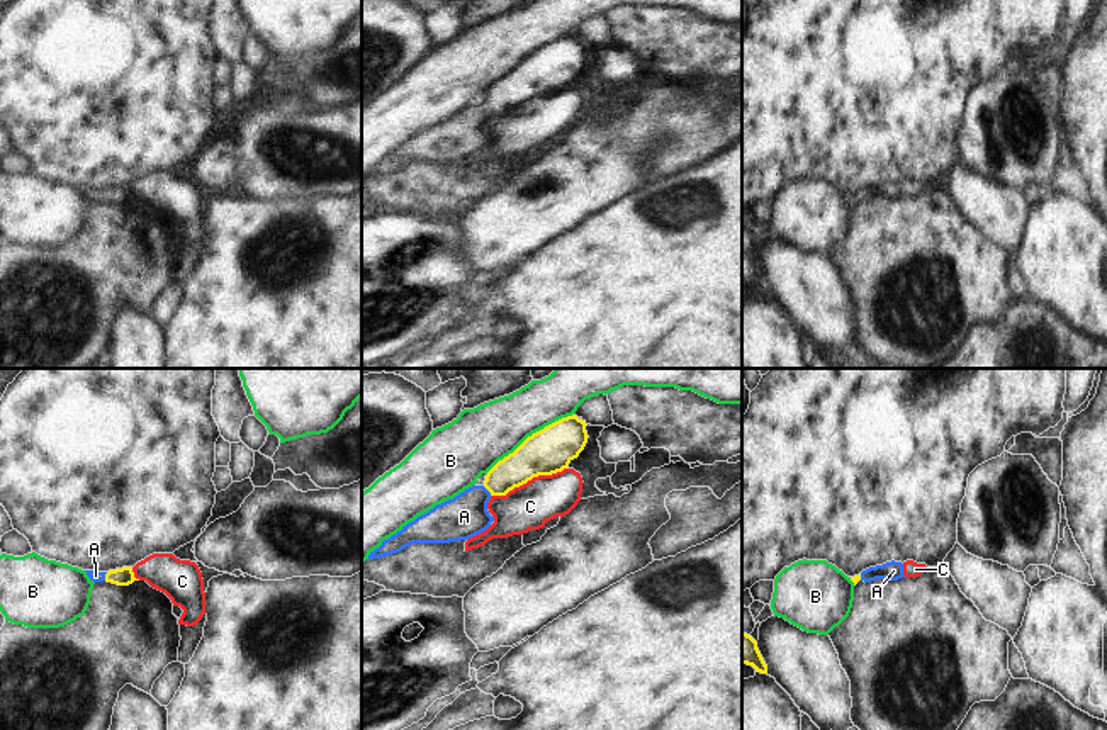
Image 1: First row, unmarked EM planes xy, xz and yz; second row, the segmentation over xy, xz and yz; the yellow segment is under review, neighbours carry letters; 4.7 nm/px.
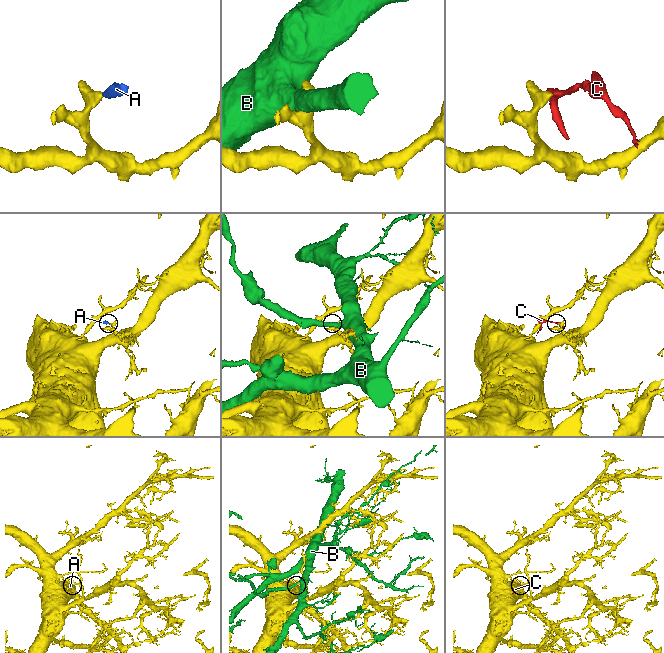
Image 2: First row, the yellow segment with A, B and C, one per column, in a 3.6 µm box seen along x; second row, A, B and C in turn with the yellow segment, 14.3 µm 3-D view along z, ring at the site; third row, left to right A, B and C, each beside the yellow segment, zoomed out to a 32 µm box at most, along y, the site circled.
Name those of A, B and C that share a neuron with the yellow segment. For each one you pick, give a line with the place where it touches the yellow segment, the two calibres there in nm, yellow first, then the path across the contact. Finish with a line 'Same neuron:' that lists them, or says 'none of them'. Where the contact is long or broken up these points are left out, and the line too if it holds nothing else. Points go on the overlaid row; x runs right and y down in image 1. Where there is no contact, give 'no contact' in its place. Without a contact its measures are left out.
A: xz (488, 489) | 170/200 nm | across xz (530, 459), (488, 489), (464, 516)
Same neuron: A

